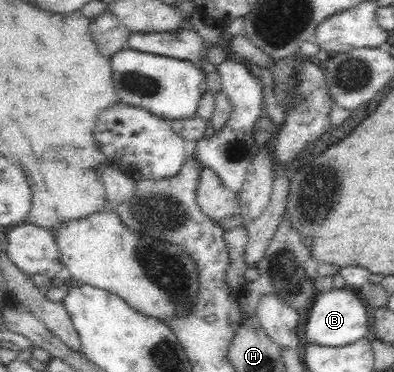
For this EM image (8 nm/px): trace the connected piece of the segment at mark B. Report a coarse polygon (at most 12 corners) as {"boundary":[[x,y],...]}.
{"boundary":[[353,290],[320,293],[304,339],[343,347],[363,339],[371,310]]}

